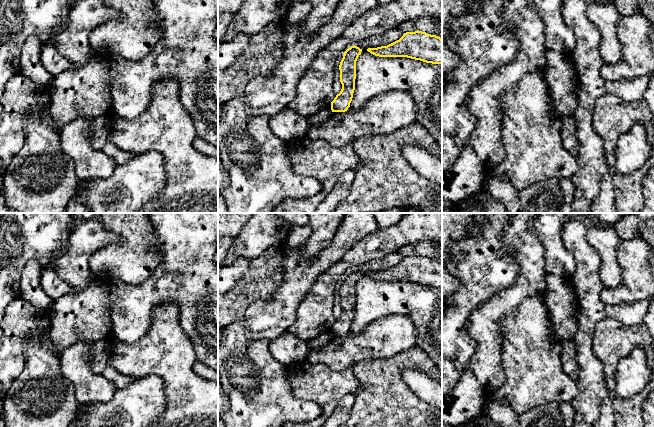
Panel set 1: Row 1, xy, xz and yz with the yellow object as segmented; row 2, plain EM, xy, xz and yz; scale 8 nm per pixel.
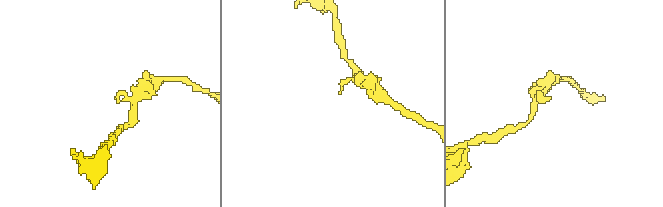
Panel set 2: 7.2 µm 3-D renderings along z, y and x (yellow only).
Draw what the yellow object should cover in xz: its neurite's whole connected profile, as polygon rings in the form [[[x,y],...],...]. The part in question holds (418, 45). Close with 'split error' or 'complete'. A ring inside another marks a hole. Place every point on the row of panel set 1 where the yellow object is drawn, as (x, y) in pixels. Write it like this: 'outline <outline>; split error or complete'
outline [[[422,31],[406,32],[387,46],[368,48],[367,51],[379,57],[407,57],[442,64],[442,39]]]; complete

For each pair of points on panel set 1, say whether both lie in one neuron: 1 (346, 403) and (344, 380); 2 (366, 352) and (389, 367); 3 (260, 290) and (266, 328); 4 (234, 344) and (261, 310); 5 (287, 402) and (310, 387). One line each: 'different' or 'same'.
1: different
2: different
3: different
4: different
5: different

